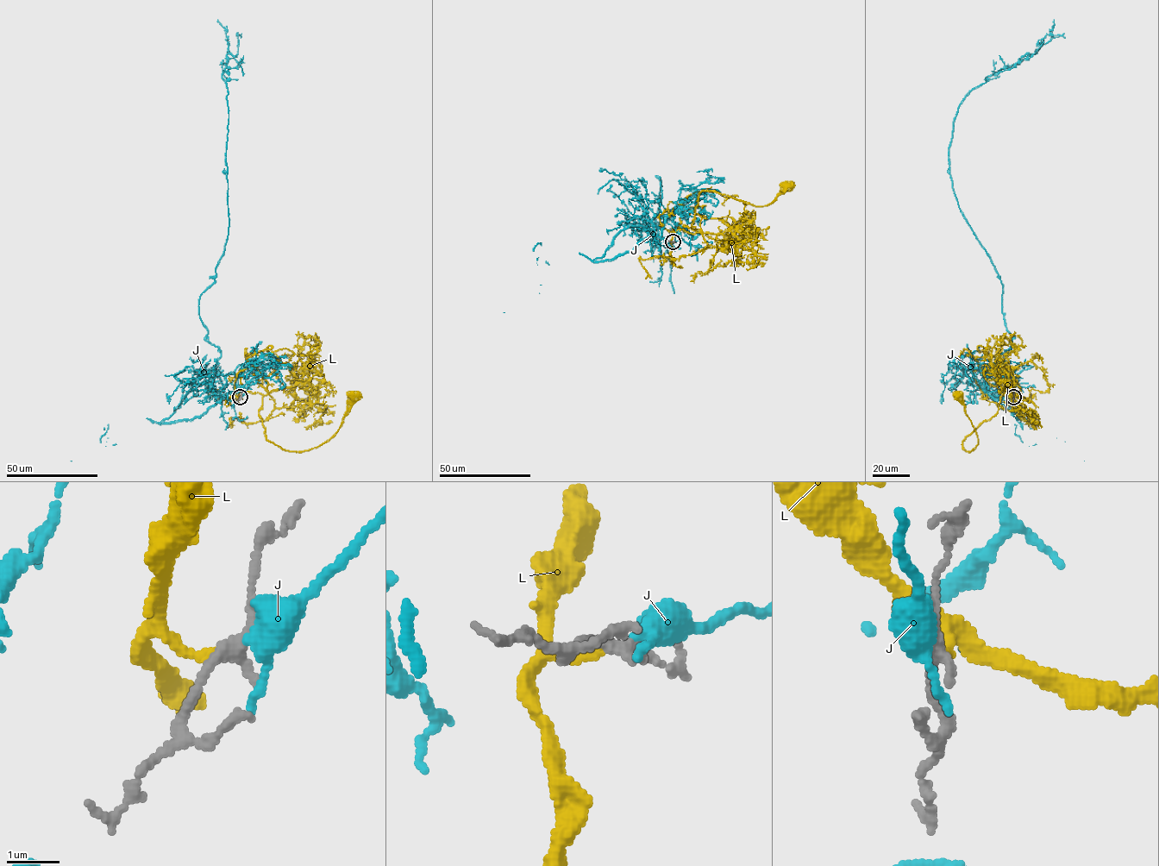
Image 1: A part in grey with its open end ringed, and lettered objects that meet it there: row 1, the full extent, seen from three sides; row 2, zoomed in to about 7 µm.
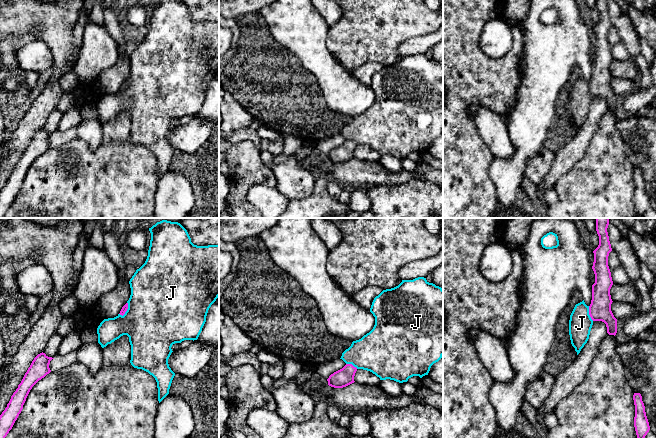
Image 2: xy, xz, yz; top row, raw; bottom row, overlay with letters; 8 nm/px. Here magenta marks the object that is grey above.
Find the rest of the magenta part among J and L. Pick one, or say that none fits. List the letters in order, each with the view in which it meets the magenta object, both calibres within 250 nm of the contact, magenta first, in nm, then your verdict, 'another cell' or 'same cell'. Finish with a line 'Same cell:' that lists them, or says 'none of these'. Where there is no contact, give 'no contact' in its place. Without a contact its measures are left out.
J: xy | 50/500 nm | another cell
L: no contact | same cell
Same cell: L

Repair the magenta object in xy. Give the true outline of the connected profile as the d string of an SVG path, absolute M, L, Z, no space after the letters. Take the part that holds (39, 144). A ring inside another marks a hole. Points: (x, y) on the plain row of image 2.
M45 129L38 130L32 137L18 164L11 172L7 183L0 191L0 218L3 218L23 185L32 163L51 148L50 137L54 135Z

